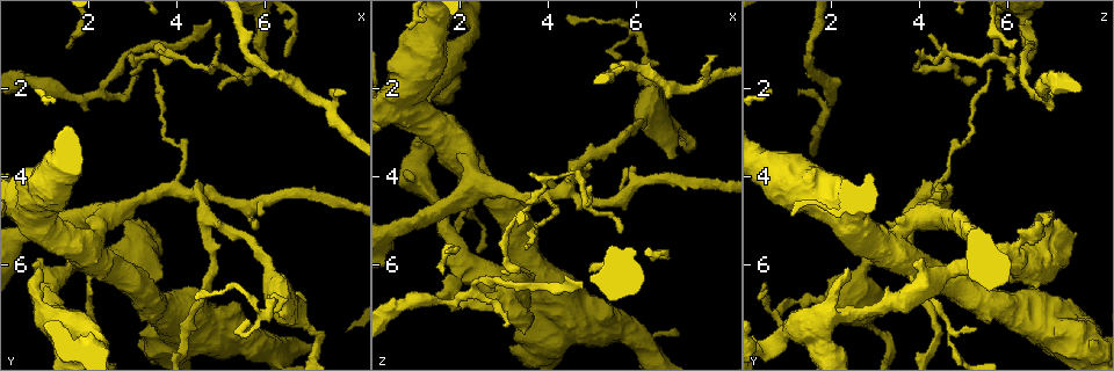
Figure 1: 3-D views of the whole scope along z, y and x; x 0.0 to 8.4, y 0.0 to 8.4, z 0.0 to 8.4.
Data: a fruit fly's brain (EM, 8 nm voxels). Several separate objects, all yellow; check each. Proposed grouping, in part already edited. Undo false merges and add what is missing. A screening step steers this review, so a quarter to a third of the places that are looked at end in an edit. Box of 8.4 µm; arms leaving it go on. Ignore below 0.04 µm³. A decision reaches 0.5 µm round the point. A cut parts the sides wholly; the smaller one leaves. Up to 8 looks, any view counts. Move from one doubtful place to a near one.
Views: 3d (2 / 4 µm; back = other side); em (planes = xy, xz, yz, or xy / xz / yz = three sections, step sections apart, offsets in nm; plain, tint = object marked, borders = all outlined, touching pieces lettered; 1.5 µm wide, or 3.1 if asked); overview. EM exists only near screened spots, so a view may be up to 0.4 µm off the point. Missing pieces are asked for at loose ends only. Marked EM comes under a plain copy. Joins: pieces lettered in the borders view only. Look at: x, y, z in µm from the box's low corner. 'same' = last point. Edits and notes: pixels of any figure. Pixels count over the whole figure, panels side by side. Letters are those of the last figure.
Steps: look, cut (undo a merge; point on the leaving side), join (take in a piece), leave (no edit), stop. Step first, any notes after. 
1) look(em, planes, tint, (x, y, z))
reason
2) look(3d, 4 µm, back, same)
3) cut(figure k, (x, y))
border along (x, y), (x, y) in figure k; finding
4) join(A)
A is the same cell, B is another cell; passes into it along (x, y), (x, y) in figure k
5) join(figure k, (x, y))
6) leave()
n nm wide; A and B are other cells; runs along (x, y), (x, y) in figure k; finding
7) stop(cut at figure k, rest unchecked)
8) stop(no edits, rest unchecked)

look(3d, 4 µm, (7.85, 2.10, 1.30))

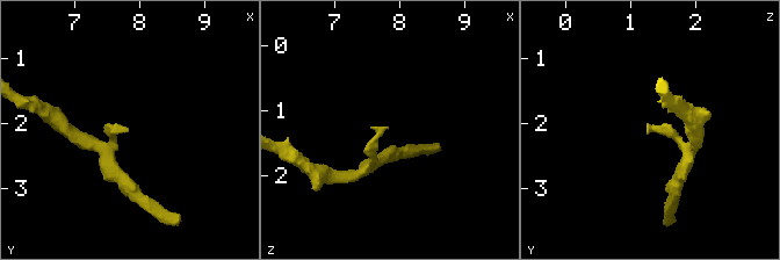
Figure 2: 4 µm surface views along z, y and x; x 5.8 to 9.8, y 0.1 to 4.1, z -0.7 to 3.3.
look(em, xy, step 4, tint, (7.85, 2.15, 1.30))
now the EM

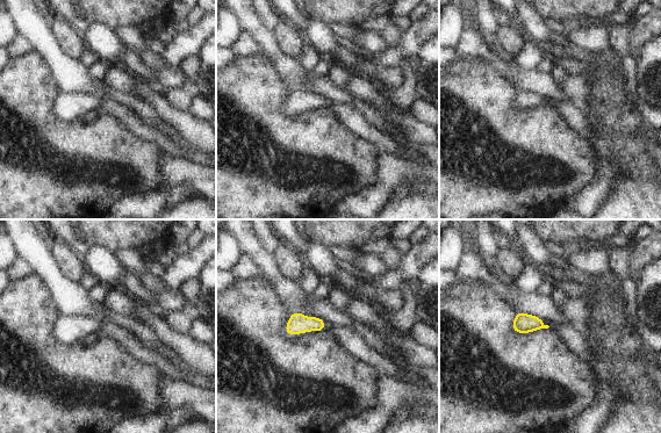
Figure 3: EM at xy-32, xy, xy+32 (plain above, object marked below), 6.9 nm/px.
look(em, xy, step 4, borders, same)

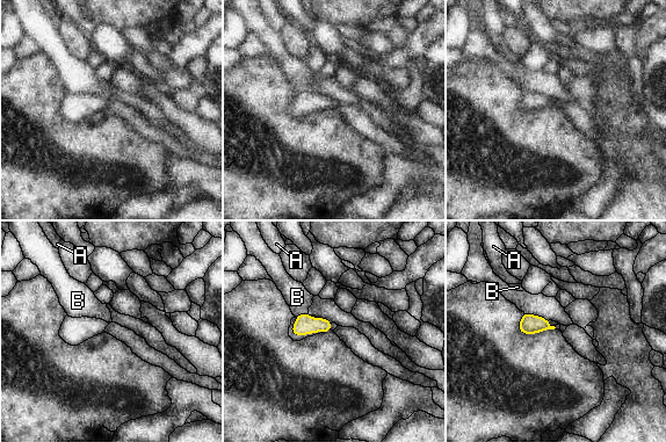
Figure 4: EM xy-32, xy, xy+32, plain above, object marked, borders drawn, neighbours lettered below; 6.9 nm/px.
leave()
A and B are other cells; border along (308, 313), (301, 313), (296, 317) in figure 4; none of them fits

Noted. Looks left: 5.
look(3d, 4 µm, (0.85, 6.05, 3.85))
an open end

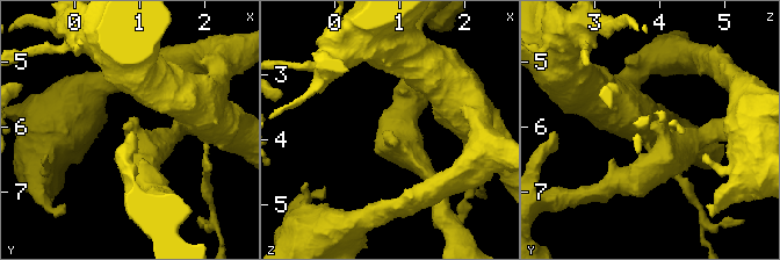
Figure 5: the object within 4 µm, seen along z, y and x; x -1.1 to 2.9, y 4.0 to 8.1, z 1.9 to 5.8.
look(em, planes, borders, (0.80, 5.95, 3.85))
need the tissue

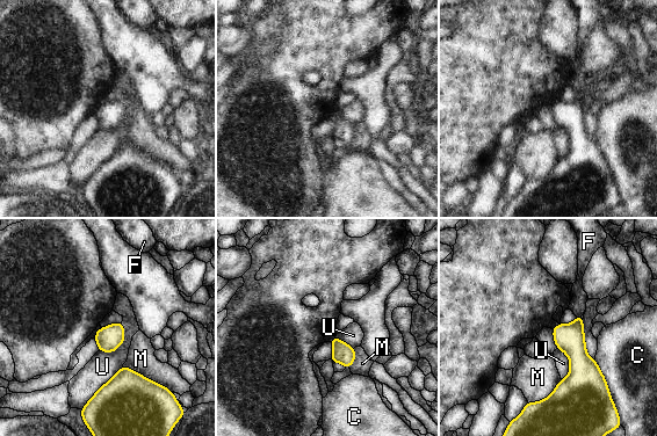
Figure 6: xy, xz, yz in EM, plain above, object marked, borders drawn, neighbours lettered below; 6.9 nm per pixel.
join(F)
F is the same cell, C, M and U are other cells; passes into it along (570, 339), (578, 317), (577, 305) in figure 6; the neuron continues

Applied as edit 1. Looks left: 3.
look(overview)
redraw

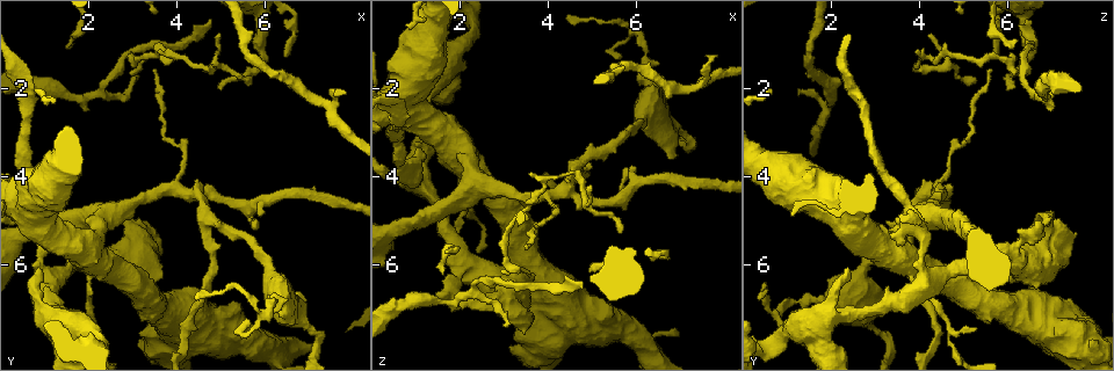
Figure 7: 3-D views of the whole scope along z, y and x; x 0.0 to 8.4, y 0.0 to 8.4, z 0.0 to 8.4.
look(em, planes, borders, (4.70, 4.95, 3.65))
three-way junction

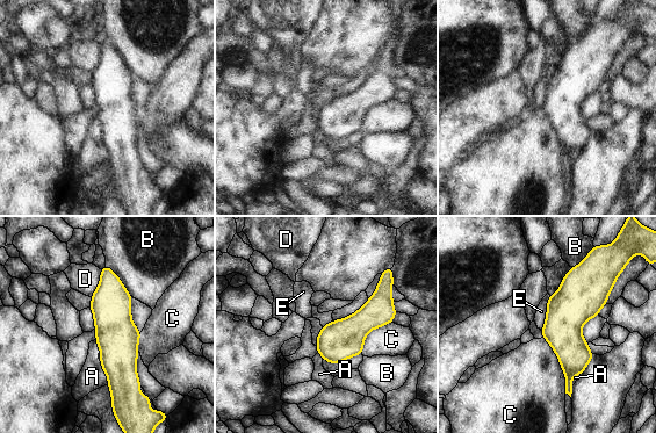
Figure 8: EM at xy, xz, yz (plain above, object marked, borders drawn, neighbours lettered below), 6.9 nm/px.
leave()
A, B, C, D and E are other cells; one neuron here

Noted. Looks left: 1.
stop(join at figure 6, rest unchecked)

